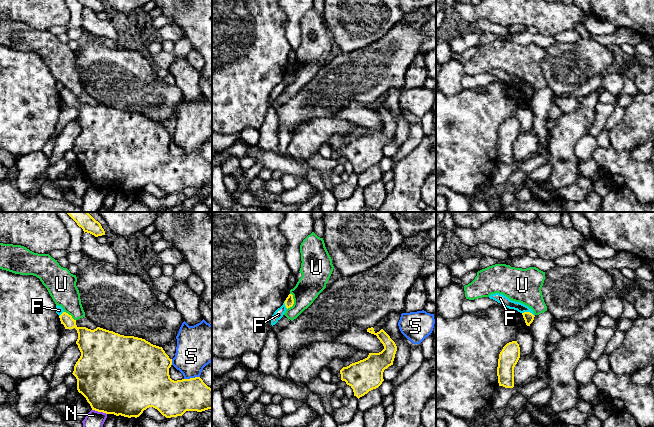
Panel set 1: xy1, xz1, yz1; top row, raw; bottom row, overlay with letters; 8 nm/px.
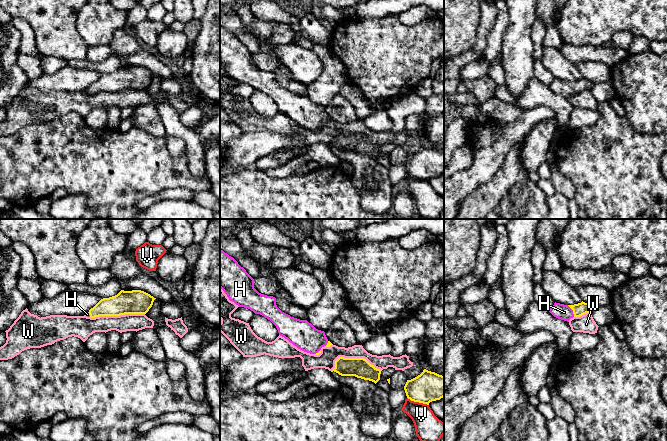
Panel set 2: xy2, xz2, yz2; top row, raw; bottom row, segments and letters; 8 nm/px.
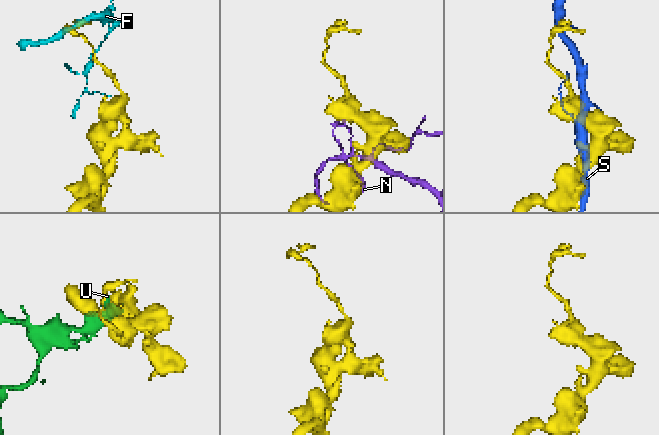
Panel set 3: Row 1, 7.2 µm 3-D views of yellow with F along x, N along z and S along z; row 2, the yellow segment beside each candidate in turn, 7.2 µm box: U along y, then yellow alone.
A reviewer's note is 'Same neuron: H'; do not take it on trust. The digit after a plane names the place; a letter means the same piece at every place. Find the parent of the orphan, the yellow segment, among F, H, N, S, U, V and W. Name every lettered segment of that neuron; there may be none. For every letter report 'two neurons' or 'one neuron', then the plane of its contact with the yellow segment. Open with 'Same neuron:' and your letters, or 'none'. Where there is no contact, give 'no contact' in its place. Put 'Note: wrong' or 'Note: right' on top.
Note: right
Same neuron: H
F: two neurons; meets yellow in yz1
H: one neuron; meets yellow in yz2
N: two neurons; meets yellow in xy1
S: two neurons; meets yellow in xy1
U: two neurons; meets yellow in xz1
V: two neurons; meets yellow in xz2
W: two neurons; meets yellow in xz2

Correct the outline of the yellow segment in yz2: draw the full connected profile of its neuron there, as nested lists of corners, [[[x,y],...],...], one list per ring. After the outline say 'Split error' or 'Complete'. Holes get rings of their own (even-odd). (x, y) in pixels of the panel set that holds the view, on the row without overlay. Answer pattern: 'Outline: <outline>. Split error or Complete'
Outline: [[[583,77],[574,81],[564,81],[555,78],[549,85],[549,88],[554,93],[569,98],[573,93],[580,93],[586,89],[591,89],[593,85],[593,82]]]. Split error

